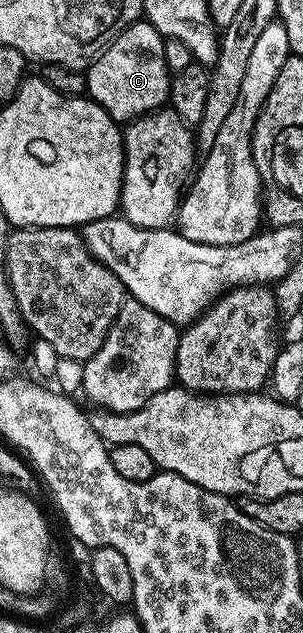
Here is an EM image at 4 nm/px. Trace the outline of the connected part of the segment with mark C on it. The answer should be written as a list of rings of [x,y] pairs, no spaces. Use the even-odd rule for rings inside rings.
[[[139,22],[128,26],[118,36],[120,39],[111,48],[108,46],[94,60],[93,66],[90,68],[90,71],[92,70],[91,83],[95,86],[96,97],[105,106],[111,107],[111,111],[115,115],[138,117],[162,108],[166,104],[163,102],[166,99],[168,102],[169,99],[169,79],[167,83],[169,68],[164,59],[165,39],[150,23]]]

